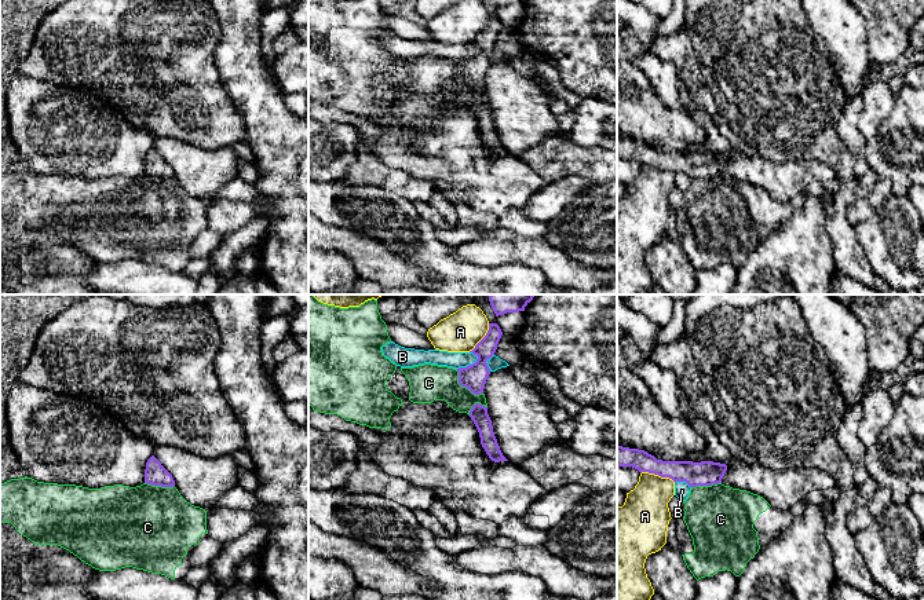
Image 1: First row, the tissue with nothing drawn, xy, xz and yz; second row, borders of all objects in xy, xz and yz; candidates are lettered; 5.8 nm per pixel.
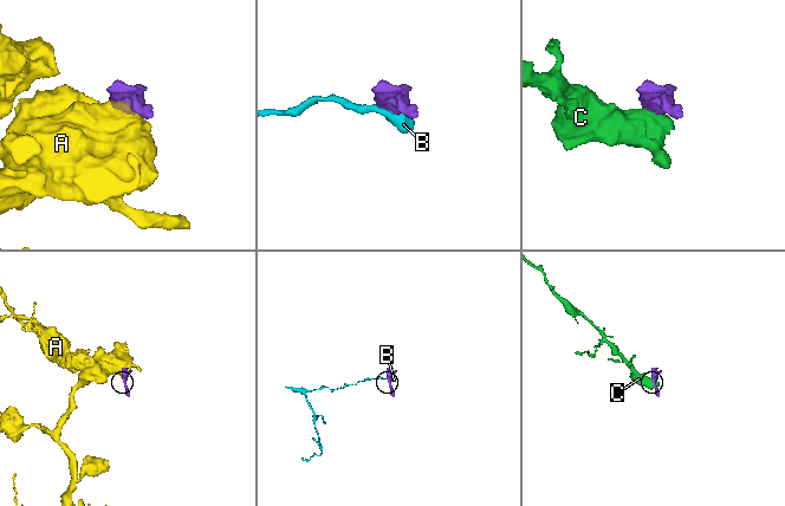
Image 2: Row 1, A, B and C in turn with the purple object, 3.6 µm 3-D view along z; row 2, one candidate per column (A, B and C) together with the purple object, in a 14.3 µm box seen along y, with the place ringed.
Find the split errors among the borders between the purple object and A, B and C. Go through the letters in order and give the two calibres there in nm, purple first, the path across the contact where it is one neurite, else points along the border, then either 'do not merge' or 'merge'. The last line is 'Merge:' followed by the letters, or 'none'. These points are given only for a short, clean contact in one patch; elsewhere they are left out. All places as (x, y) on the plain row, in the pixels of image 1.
A: 140 nm thick on the purple side, 280 nm on the other; border along yz (641, 164), (668, 168), (675, 174); do not merge
B: 150 nm thick on the purple side, 100 nm on the other; border along xz (478, 48), (474, 54), (457, 61); do not merge
C: 150 nm thick on the purple side, 220 nm on the other; border along xz (456, 61), (462, 77), (474, 86), (482, 86); do not merge
Merge: none

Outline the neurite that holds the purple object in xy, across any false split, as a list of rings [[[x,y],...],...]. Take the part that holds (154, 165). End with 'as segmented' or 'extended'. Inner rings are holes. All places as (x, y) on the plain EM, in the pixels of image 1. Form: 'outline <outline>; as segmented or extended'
outline [[[151,147],[146,154],[145,175],[161,179],[175,178],[172,167],[161,157],[161,154],[154,147]]]; as segmented

